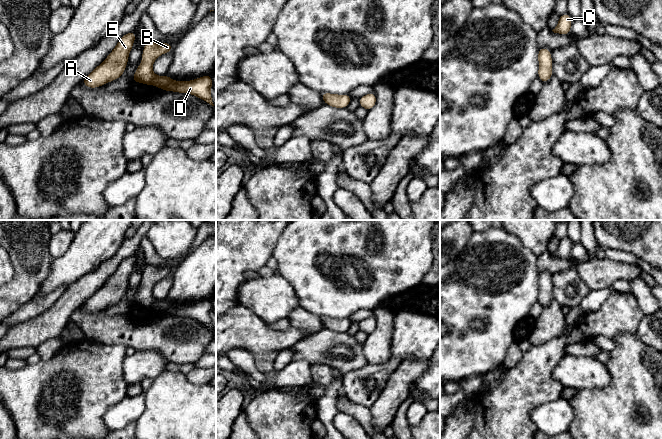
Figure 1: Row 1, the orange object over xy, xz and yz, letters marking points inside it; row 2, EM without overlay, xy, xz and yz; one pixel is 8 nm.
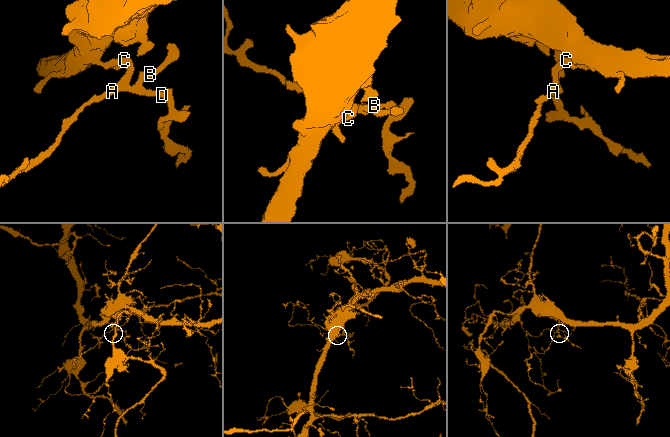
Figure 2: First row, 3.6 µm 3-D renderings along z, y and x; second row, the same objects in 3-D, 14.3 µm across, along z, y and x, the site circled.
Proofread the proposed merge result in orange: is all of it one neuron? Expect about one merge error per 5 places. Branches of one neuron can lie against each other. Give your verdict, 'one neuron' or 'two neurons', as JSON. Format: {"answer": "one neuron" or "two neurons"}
{"answer": "one neuron"}

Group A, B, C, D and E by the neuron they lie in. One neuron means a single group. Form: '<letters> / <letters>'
A B C D E

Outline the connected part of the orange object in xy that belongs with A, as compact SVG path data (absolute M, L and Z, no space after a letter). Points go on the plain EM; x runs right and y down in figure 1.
M135 255L123 259L112 276L84 302L82 307L87 312L97 312L120 302L128 288L135 261Z

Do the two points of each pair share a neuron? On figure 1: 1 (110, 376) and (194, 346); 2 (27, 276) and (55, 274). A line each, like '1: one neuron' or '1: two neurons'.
1: two neurons
2: two neurons

